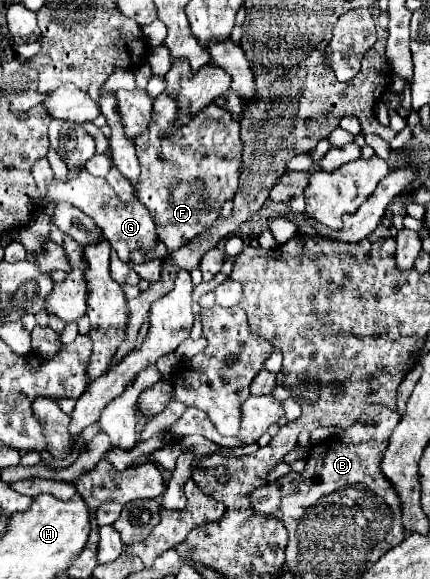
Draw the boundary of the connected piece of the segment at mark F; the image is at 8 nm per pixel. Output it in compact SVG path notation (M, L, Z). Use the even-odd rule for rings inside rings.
M159 94L153 104L149 128L135 138L137 158L141 164L137 198L149 208L159 240L169 250L181 248L219 218L221 204L231 200L237 192L237 180L243 166L243 142L239 138L241 126L227 108L209 104L197 112L189 124L181 126L173 138L159 138L159 132L171 126L175 116L175 102L167 94ZM183 184L193 186L195 190L187 192L183 190Z

